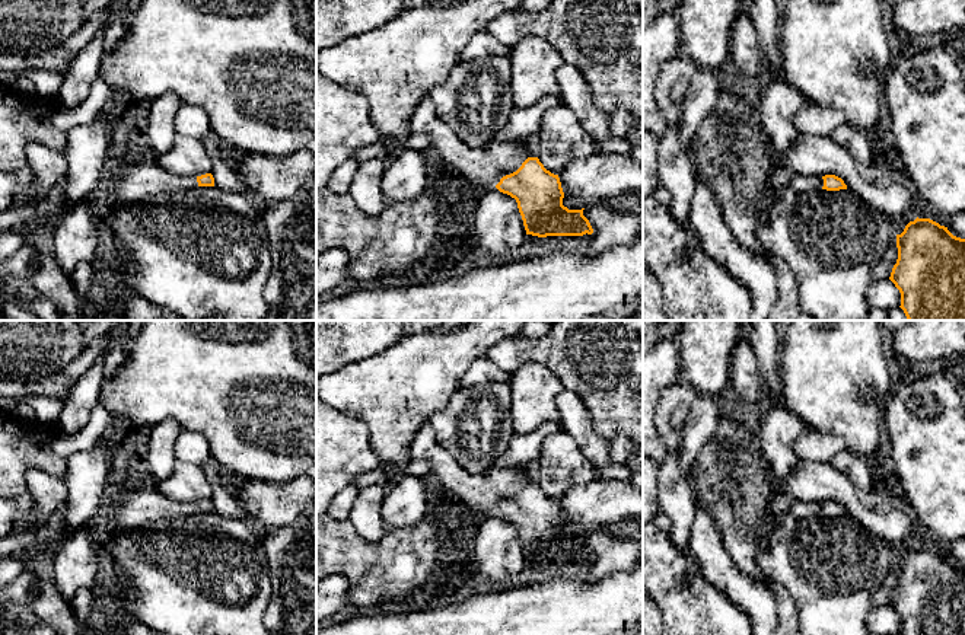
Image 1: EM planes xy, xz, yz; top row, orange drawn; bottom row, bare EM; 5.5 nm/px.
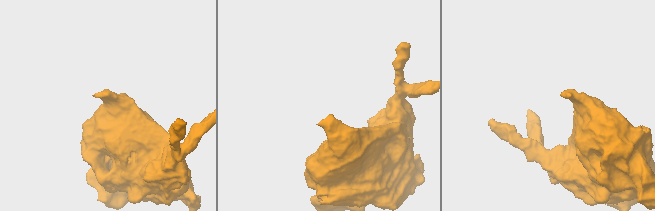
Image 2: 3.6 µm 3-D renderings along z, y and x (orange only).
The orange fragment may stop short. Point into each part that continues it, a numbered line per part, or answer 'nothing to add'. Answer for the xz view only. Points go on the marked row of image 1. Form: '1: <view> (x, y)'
1: xz (484, 166)

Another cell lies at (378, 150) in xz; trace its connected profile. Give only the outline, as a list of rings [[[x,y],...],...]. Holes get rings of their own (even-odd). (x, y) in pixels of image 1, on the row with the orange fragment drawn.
[[[383,138],[379,140],[378,143],[362,147],[359,151],[353,154],[353,157],[360,163],[372,159],[386,159],[389,147],[391,141]]]

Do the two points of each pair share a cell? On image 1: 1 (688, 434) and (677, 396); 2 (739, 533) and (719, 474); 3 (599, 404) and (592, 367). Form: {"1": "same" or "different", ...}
{"1": "same", "2": "same", "3": "same"}

